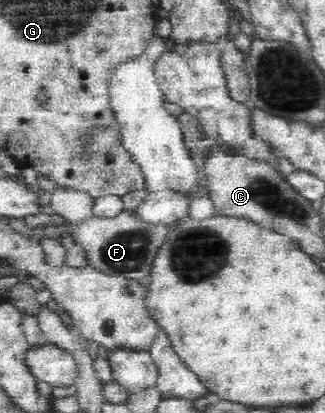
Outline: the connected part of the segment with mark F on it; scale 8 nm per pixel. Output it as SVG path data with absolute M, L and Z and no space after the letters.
M124 209L114 217L92 216L76 225L68 225L66 231L72 233L76 243L86 248L89 263L100 271L117 275L127 280L138 281L146 291L150 289L149 274L154 258L158 255L161 245L166 243L172 223L152 223L142 219L135 210Z

